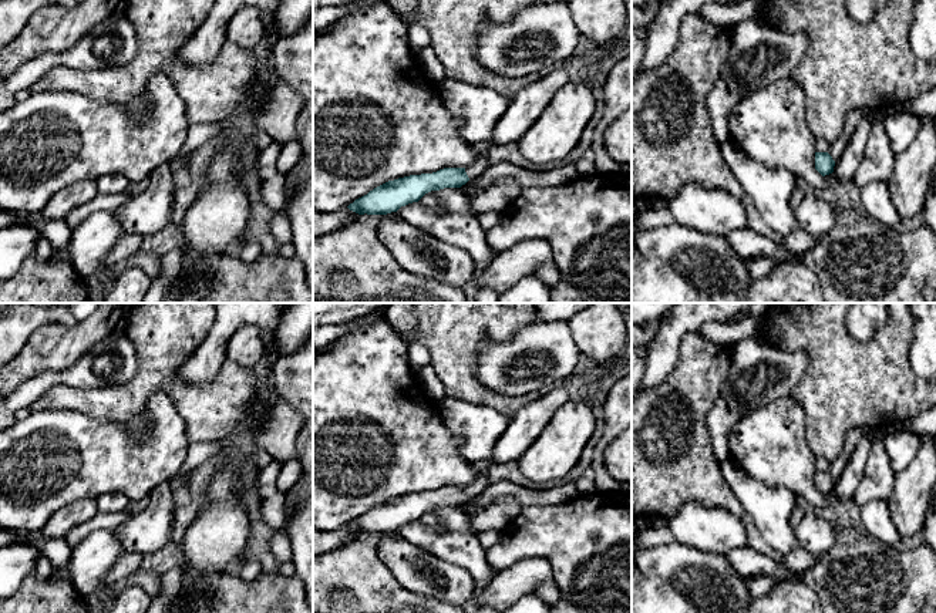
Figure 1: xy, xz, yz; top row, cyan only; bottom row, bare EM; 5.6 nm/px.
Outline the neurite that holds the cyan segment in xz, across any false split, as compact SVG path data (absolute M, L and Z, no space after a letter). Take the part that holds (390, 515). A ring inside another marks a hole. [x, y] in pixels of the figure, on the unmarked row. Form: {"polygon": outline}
{"polygon": "M565 383L551 393L518 410L496 442L488 468L474 484L467 486L444 486L432 492L410 494L388 499L367 513L356 518L347 526L358 533L387 533L397 531L401 525L418 521L425 512L444 506L461 506L468 499L478 496L488 485L489 468L495 464L516 461L525 449L539 437L551 421L553 412L569 401Z"}

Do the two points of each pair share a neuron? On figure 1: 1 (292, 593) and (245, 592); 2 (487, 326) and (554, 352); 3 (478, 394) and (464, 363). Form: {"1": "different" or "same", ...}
{"1": "same", "2": "different", "3": "same"}

